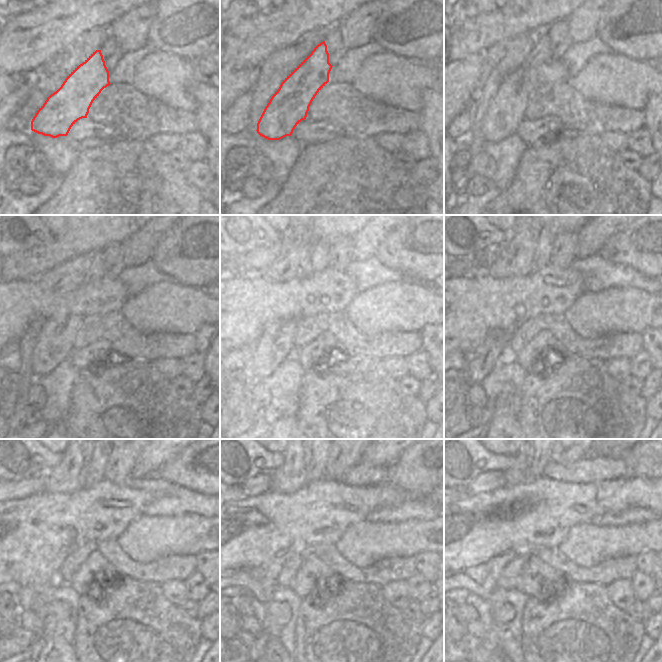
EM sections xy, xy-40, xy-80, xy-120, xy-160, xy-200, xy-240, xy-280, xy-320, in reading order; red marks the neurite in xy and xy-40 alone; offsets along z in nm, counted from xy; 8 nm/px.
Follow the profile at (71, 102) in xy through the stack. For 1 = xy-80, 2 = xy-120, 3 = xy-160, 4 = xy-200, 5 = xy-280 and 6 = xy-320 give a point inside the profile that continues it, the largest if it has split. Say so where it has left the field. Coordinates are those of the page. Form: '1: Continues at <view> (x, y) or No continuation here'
1: Continues at xy-80 (506, 111)
2: Continues at xy-120 (55, 342)
3: Continues at xy-160 (275, 345)
4: Continues at xy-200 (495, 348)
5: Continues at xy-280 (316, 469)
6: Continues at xy-320 (540, 460)

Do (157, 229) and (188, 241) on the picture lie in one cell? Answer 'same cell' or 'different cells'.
different cells

